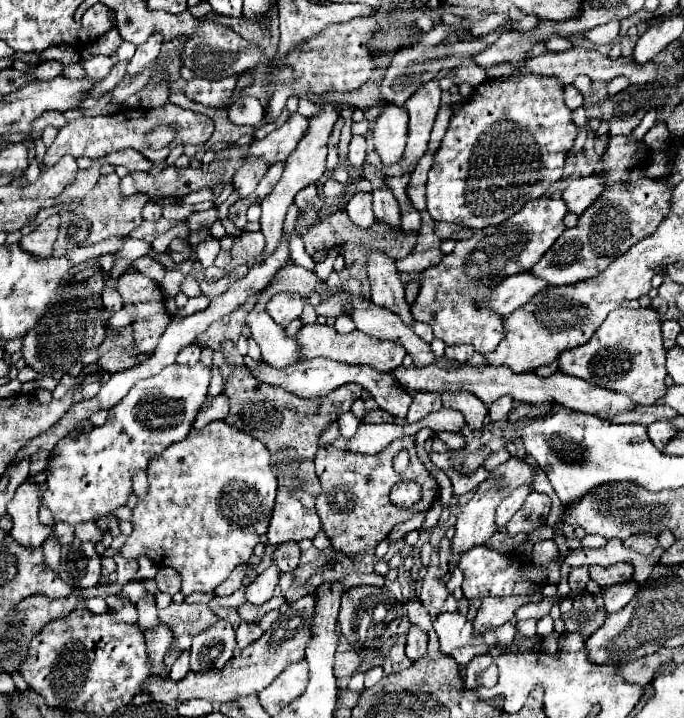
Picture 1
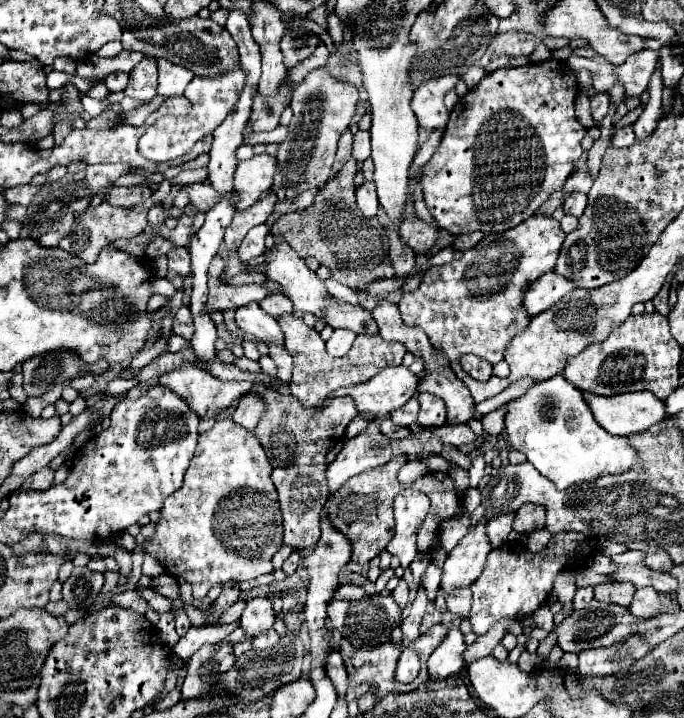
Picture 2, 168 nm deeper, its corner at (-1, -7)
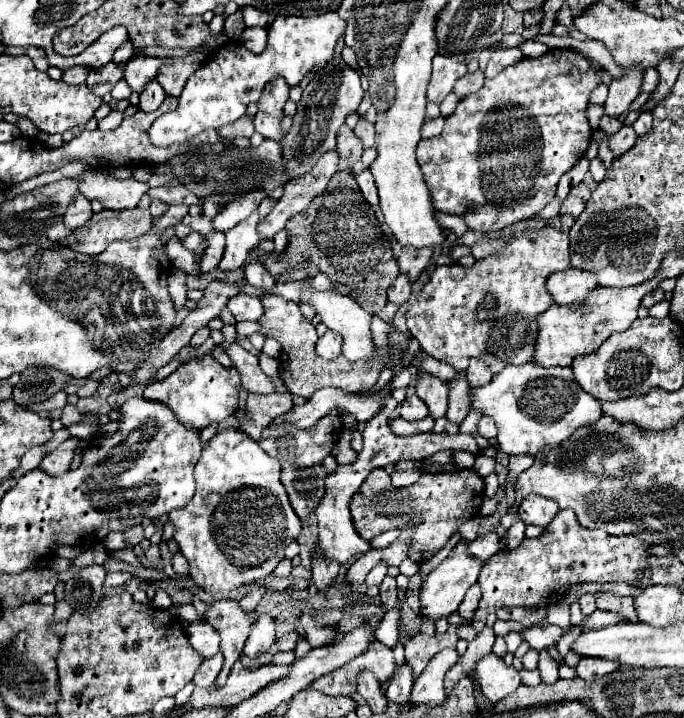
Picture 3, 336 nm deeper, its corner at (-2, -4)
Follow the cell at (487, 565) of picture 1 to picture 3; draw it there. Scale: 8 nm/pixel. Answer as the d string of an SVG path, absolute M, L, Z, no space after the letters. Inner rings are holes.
M571 509L559 511L555 519L547 525L543 537L523 539L517 549L499 551L487 561L479 575L479 587L483 591L483 597L471 625L475 627L475 631L481 631L485 627L487 615L497 613L499 609L553 605L563 599L567 589L575 583L635 583L637 571L647 559L647 547L649 545L639 541L635 535L615 537L605 533L603 529L583 529Z

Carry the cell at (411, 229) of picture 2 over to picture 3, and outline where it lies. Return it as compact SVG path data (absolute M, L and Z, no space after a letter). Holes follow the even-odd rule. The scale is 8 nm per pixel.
M403 247L399 255L399 271L407 273L411 277L411 283L417 281L417 275L427 267L429 259L433 255L433 247L423 247L423 249L411 249Z

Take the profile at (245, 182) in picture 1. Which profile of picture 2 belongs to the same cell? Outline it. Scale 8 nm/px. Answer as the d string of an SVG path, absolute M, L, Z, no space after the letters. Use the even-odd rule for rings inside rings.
M190 184L184 186L184 190L188 190L190 206L198 208L200 212L208 212L218 202L218 196L214 188L210 188L210 184Z

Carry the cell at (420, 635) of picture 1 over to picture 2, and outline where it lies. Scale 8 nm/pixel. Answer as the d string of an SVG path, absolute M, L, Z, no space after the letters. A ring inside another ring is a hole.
M402 648L400 660L394 672L394 680L400 684L408 684L418 676L418 670L420 670L420 658L416 656L416 652L410 648Z

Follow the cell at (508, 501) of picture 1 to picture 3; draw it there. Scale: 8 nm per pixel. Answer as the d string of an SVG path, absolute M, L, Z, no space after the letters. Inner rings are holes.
M487 531L483 535L479 535L471 545L469 545L469 553L473 557L481 557L481 559L489 559L493 553L497 553L501 549L501 539L497 537L495 531Z

